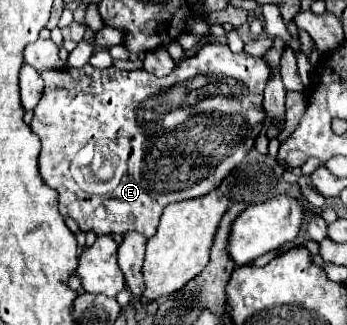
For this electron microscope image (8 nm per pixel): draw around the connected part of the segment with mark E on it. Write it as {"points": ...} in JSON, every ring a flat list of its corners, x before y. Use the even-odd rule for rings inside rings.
{"points":[[203,44,195,56,181,60,177,64,175,72,171,76,165,76,165,78,157,78,157,76,153,76,153,74,149,74,145,70,131,70,131,72,117,70,115,66,111,66,107,70,97,70,97,68,89,66,89,64,85,64,83,68,65,68,65,70,59,70,59,72,47,70,41,76,45,80,45,90,43,90,43,96,41,96,39,104,33,110,35,116,31,120,31,130,41,138,39,174,41,174,43,182,49,188,57,190,57,194,59,194,59,212,63,216,71,216,79,224,79,228,83,232,95,230,101,236,101,234,111,234,111,232,125,234,127,230,137,230,143,236,151,238,155,234,155,230,157,230,161,212,163,212,163,208,167,204,189,200,189,198,199,198,199,196,209,194,245,158,245,150,249,152,253,148,255,138,259,136,259,132,263,128,263,122,265,122,265,114,263,114,263,90,265,90,265,84,273,76,273,68,263,58,255,58,255,56,245,54,245,52,233,54,229,50,229,46,223,46,223,44],[187,68,197,68,197,94,195,94,195,90,189,92,191,88,195,88,195,86,189,86,189,84,195,84,195,82,189,82,187,74,183,74,183,72,187,72],[227,80,235,80,235,84,227,86,225,84]]}

